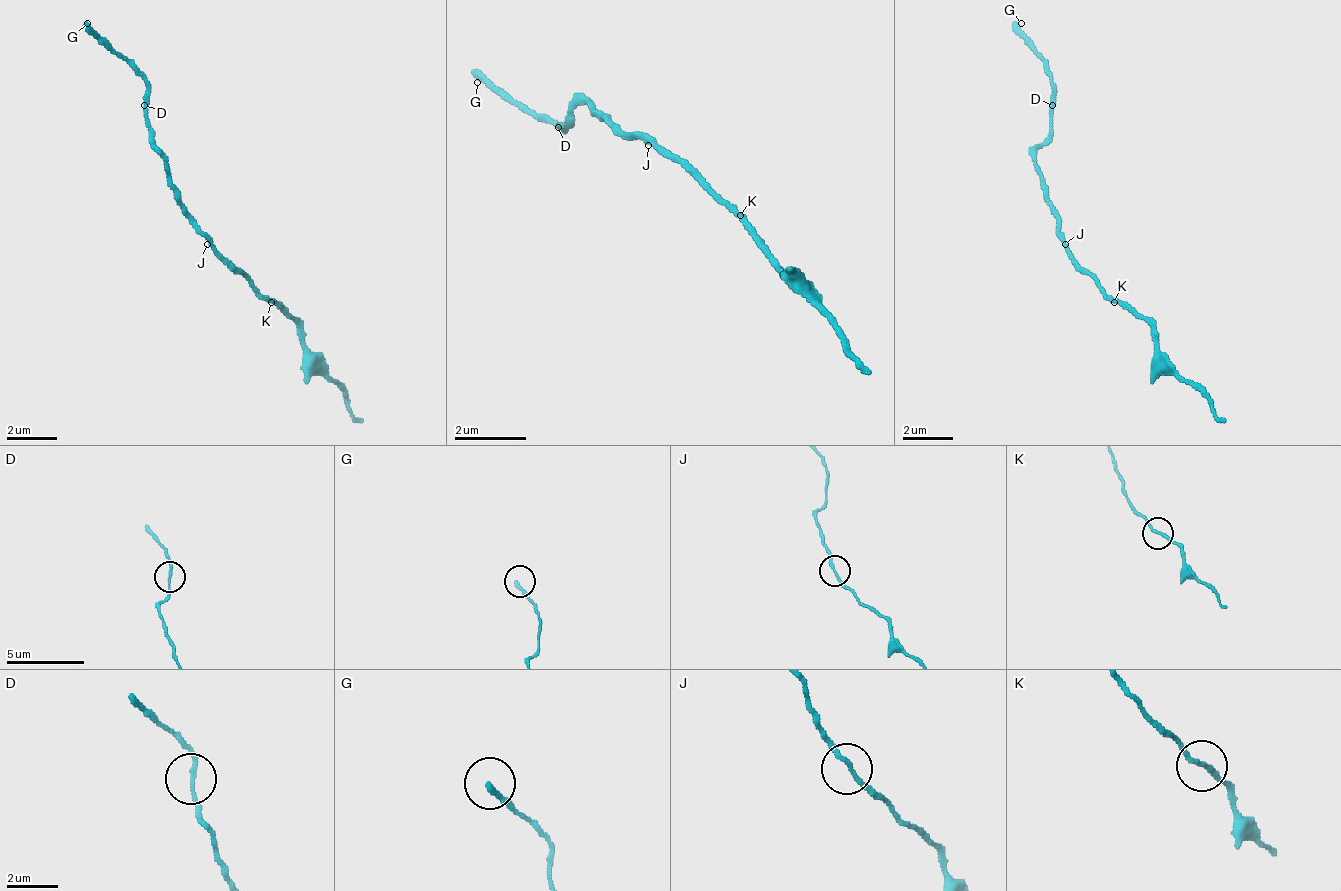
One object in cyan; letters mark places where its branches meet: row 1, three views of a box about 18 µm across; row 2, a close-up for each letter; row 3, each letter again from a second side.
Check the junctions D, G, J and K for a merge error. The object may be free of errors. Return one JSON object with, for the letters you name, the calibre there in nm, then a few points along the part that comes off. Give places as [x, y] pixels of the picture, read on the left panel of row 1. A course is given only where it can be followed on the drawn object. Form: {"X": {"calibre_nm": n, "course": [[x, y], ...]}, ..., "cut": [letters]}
{"cut": []}

